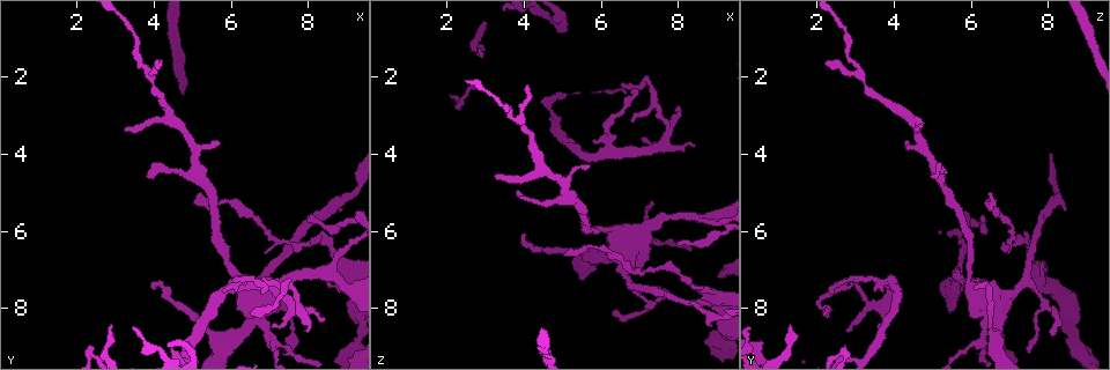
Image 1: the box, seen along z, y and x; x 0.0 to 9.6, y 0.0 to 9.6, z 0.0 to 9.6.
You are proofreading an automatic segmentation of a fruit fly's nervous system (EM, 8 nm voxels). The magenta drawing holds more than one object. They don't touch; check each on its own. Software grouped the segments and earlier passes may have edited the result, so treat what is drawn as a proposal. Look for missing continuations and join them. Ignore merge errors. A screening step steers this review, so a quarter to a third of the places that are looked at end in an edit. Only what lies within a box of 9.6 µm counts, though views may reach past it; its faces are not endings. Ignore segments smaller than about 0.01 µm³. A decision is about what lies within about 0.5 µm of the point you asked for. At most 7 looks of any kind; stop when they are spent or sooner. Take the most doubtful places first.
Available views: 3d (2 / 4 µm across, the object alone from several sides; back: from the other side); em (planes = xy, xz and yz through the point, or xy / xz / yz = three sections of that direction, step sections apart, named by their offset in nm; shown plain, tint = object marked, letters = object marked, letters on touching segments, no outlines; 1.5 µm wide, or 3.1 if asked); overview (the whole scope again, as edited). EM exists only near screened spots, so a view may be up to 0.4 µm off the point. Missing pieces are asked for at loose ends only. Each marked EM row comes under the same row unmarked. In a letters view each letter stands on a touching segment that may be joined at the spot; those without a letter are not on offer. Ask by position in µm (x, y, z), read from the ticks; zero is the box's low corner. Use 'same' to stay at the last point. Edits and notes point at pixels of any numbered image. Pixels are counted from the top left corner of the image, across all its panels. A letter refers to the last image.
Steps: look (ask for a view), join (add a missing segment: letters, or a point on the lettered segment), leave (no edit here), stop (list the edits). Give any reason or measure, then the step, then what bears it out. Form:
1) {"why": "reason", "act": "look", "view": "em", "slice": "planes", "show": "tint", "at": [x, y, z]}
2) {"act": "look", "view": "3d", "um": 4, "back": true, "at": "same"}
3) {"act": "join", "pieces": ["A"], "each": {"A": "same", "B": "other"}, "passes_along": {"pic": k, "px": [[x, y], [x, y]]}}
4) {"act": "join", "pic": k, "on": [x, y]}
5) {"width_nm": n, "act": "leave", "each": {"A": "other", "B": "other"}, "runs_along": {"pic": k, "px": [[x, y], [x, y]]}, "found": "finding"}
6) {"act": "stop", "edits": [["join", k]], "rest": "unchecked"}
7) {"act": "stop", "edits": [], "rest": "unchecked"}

{"why": "free end", "act": "look", "view": "3d", "um": 2, "at": [3.20, 3.35, 4.60]}

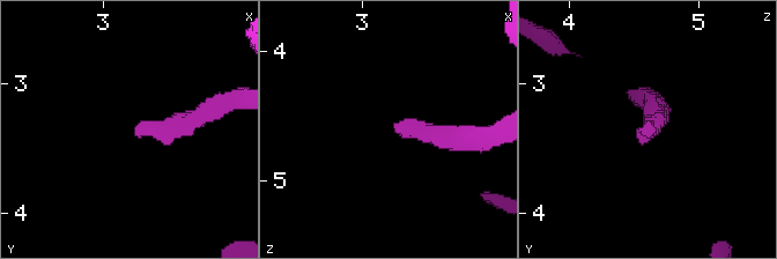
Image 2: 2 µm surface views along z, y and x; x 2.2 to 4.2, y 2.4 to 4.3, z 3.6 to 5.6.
{"act": "look", "view": "em", "slice": "planes", "show": "tint", "at": [3.24, 3.40, 4.58]}

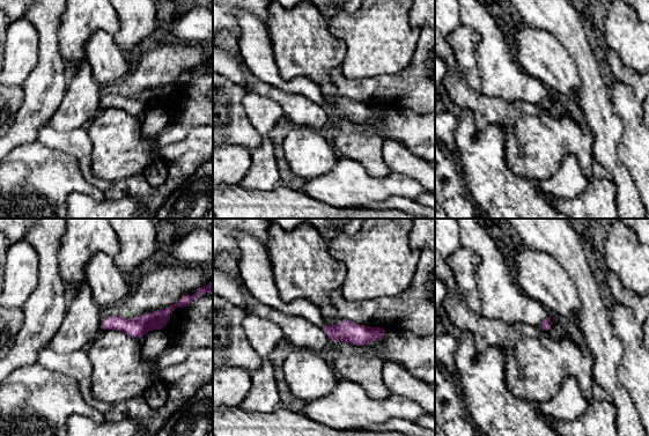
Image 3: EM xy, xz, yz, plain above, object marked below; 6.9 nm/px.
{"act": "look", "view": "em", "slice": "planes", "show": "letters", "at": "same"}

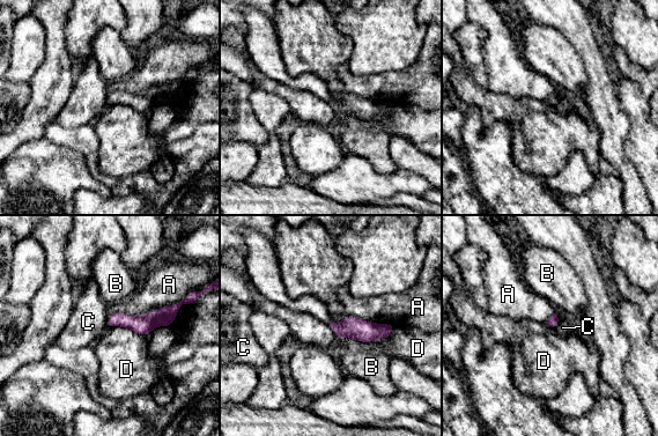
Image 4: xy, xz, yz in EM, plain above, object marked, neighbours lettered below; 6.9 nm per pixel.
{"act": "leave", "each": {"A": "other", "B": "other", "C": "other", "D": "other"}, "found": "no lettered segment goes on from it"}

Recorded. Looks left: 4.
{"why": "tapers out", "act": "look", "view": "em", "slice": "planes", "show": "letters", "at": [7.95, 8.60, 2.85]}

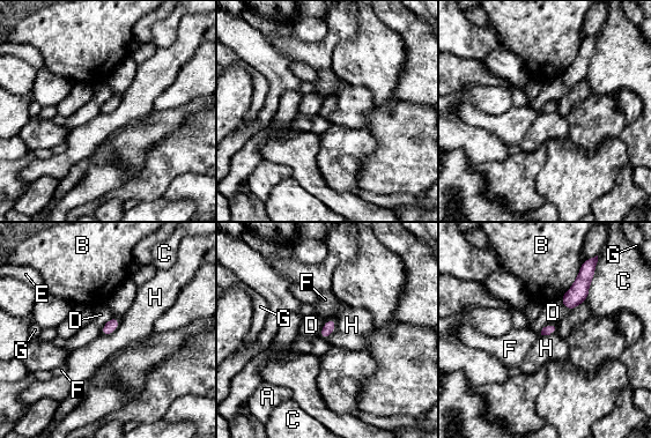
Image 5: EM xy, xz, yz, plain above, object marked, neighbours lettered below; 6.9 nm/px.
{"longest_contact_nm": ["B", 320], "act": "leave", "each": {"A": "other", "B": "other", "C": "other", "D": "other", "E": "other", "F": "other", "G": "other", "H": "other"}, "border": {"pic": 5, "px": [[119, 323], [111, 333], [102, 335]]}, "found": "no lettered segment goes on from it"}

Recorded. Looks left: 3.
{"why": "tapers out", "act": "look", "view": "3d", "um": 2, "at": [5.65, 3.75, 4.25]}

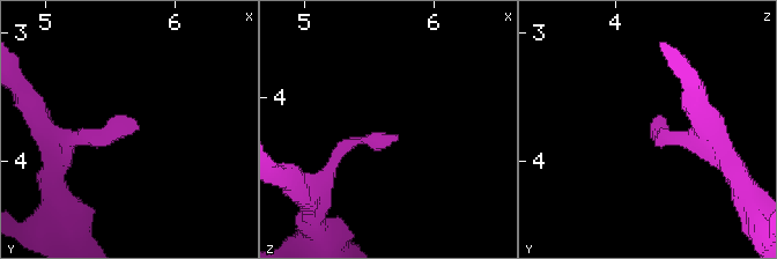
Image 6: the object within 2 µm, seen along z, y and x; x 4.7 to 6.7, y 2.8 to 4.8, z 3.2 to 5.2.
{"why": "shape alone is not enough", "act": "look", "view": "em", "slice": "yz", "step": 4, "show": "letters", "at": [5.68, 3.76, 4.30]}

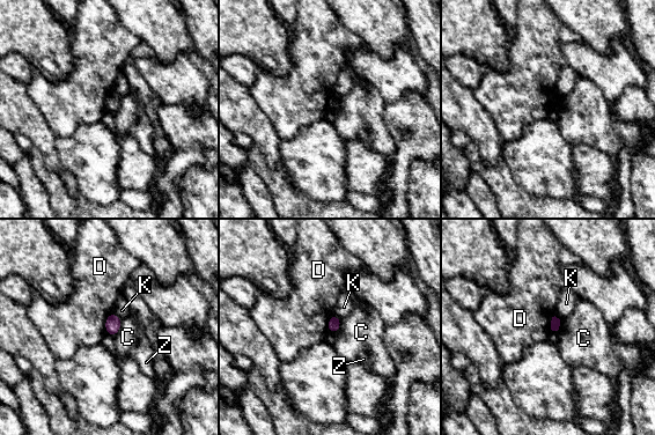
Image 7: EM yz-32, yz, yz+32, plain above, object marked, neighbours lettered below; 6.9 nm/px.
{"why": "cut it another way", "act": "look", "view": "em", "slice": "planes", "show": "letters", "at": "same"}

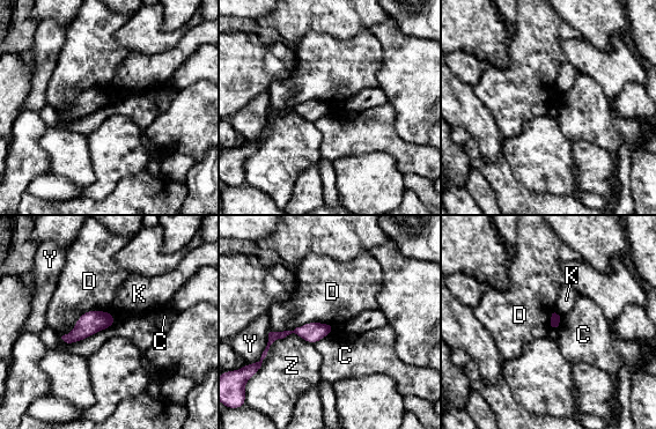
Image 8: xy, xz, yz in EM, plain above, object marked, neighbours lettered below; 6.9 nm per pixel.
{"act": "leave", "each": {"C": "other", "D": "other", "K": "other", "Y": "other", "Z": "other"}, "runs_along": {"pic": 8, "px": [[330, 327], [292, 331], [271, 339]]}, "found": "none of them fits"}

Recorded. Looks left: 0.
{"act": "stop", "edits": [], "rest": "unchecked"}

